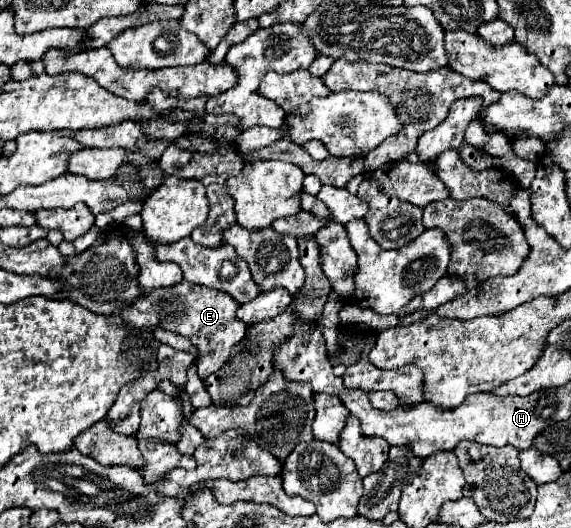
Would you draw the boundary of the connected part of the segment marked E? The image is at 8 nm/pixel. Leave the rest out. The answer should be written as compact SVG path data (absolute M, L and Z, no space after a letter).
M182 281L180 285L174 287L164 287L164 289L154 289L150 295L136 299L130 307L122 311L122 319L128 325L134 325L138 329L152 329L154 325L186 335L186 337L196 337L192 343L200 349L200 357L196 361L198 375L200 379L206 379L208 375L216 373L228 359L230 349L246 335L248 325L244 321L236 319L236 309L238 301L230 297L228 293L202 287L202 285L188 285Z

